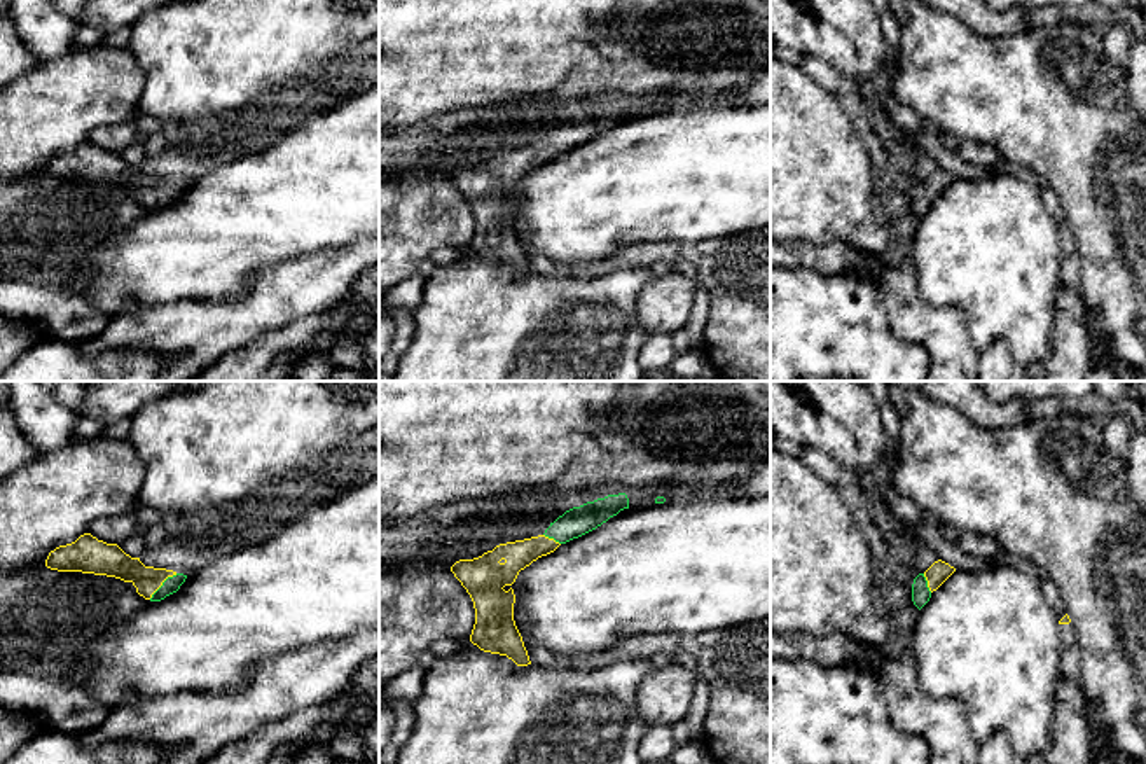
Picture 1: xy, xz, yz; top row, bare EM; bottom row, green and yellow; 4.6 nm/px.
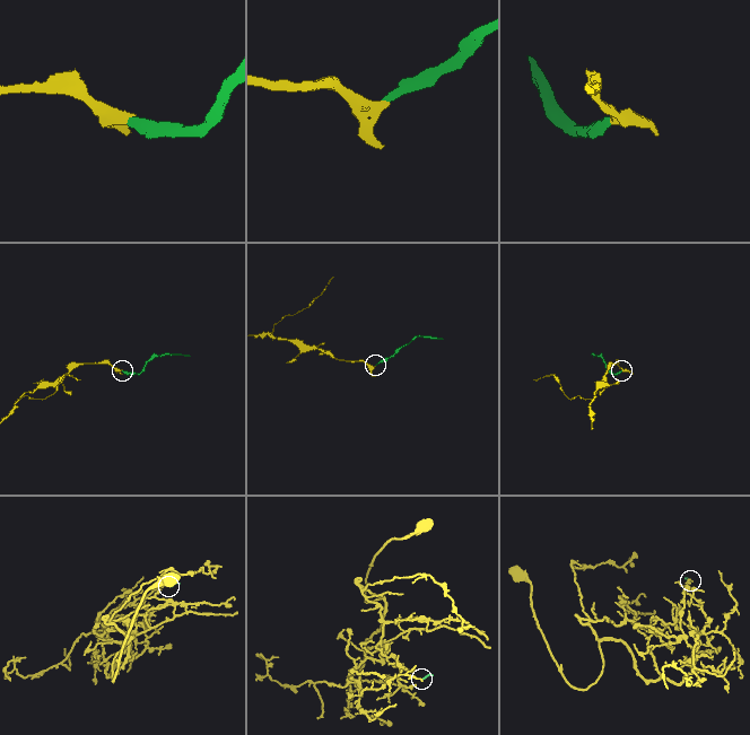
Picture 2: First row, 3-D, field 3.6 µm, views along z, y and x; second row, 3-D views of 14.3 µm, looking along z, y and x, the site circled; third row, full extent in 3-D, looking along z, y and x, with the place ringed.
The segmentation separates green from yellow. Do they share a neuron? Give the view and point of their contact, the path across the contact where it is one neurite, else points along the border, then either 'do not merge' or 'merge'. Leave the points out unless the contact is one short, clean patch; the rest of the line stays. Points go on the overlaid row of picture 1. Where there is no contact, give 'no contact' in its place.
meets green in xy at (163, 584); runs through xy (172, 584), (163, 584), (151, 583), (114, 562); merge

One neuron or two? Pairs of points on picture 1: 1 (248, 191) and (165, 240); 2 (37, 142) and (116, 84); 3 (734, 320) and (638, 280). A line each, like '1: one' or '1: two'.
1: one
2: one
3: two

